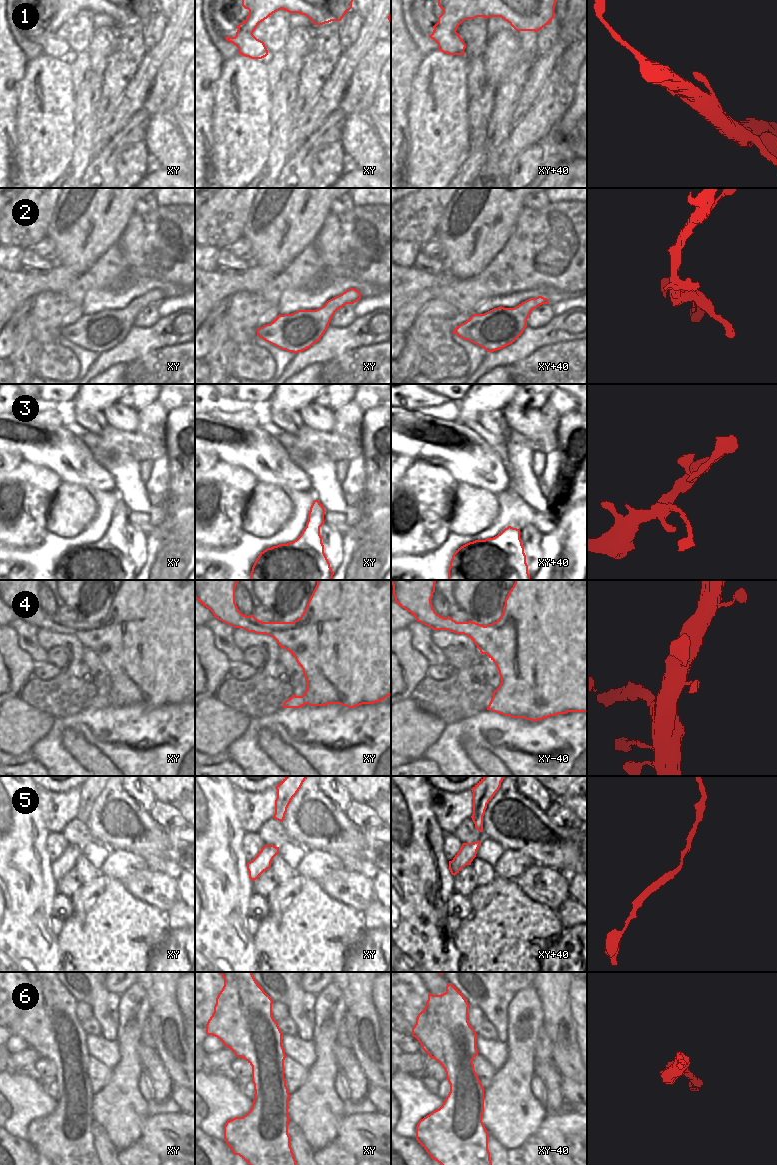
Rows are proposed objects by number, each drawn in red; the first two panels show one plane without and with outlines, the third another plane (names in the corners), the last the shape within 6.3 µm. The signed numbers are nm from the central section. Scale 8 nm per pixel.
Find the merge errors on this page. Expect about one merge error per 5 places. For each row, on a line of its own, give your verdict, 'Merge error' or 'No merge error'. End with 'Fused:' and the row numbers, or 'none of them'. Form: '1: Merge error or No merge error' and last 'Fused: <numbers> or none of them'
1: No merge error
2: No merge error
3: No merge error
4: No merge error
5: No merge error
6: No merge error
Fused: none of them

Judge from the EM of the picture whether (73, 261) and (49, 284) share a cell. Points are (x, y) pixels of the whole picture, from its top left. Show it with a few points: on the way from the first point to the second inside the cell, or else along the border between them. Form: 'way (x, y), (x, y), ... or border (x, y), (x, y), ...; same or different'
border (60, 264), (80, 274); different

